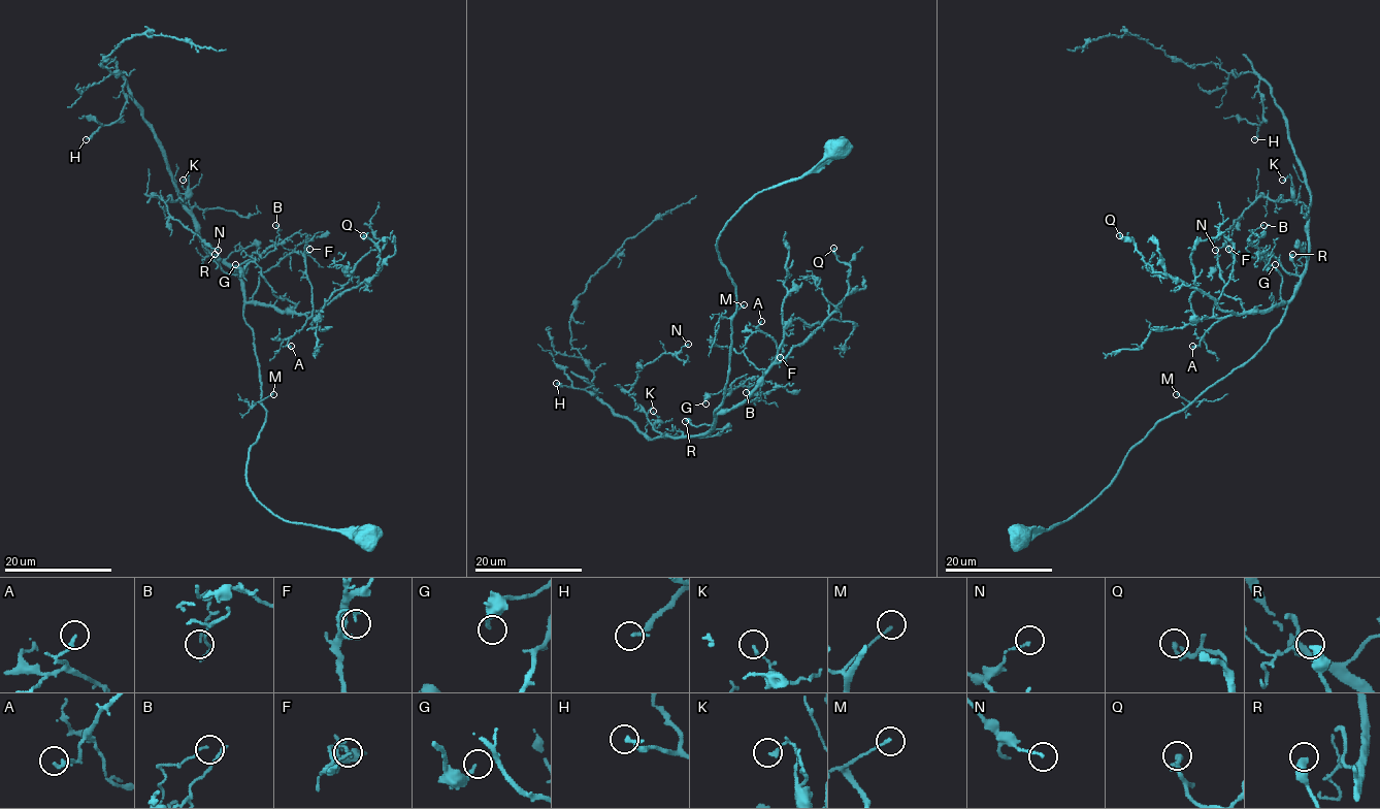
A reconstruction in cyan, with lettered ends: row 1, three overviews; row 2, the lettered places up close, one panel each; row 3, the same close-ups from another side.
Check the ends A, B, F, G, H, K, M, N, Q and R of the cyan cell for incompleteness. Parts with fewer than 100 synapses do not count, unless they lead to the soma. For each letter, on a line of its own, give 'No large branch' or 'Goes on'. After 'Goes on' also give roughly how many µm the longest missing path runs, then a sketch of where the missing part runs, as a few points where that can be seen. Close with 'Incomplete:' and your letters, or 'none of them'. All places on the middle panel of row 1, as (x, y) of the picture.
A: No large branch
B: No large branch
F: No large branch
G: No large branch
H: No large branch
K: No large branch
M: No large branch
N: No large branch
Q: No large branch
R: No large branch
Incomplete: none of them

